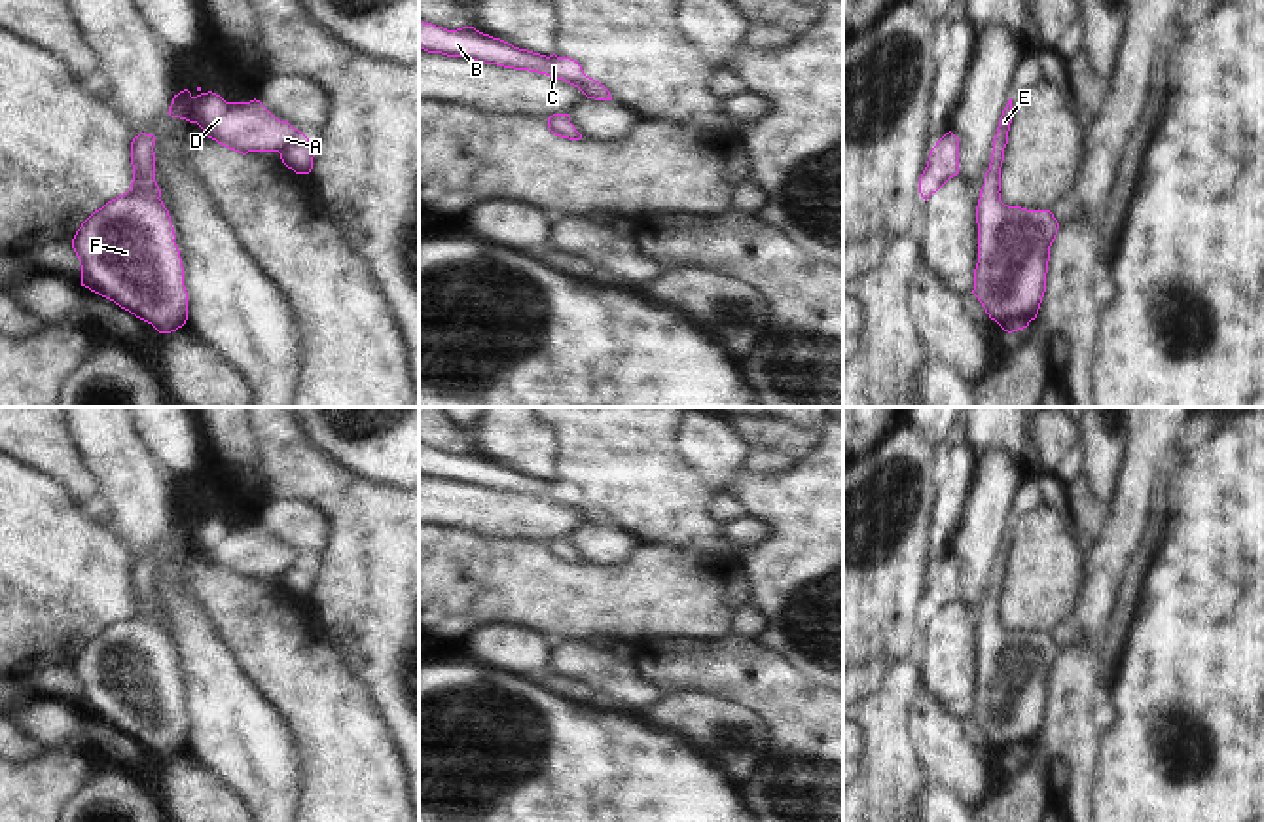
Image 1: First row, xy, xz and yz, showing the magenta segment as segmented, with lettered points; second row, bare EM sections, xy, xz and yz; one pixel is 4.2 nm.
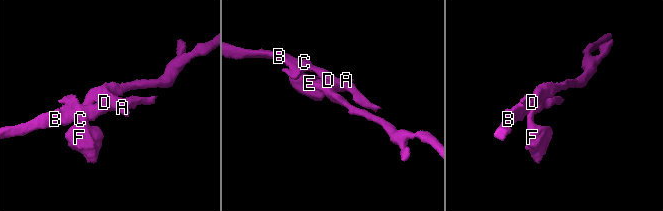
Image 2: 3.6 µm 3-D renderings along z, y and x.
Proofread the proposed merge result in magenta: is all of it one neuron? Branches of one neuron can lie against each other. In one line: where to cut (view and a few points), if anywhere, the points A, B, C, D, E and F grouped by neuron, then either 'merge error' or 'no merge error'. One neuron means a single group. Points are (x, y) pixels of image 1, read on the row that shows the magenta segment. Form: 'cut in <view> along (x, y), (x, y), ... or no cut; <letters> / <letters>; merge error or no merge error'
no cut; A B C D E F; no merge error

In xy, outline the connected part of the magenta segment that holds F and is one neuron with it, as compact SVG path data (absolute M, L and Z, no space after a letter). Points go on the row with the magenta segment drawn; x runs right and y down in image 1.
M140 133L131 142L131 189L95 210L76 231L72 248L81 265L81 286L114 301L159 333L171 333L188 320L184 267L174 227L155 182L155 136Z

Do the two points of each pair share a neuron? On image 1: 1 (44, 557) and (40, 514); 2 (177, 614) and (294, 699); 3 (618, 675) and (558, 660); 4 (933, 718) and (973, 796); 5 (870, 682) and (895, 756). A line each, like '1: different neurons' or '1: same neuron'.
1: same neuron
2: different neurons
3: same neuron
4: same neuron
5: different neurons

